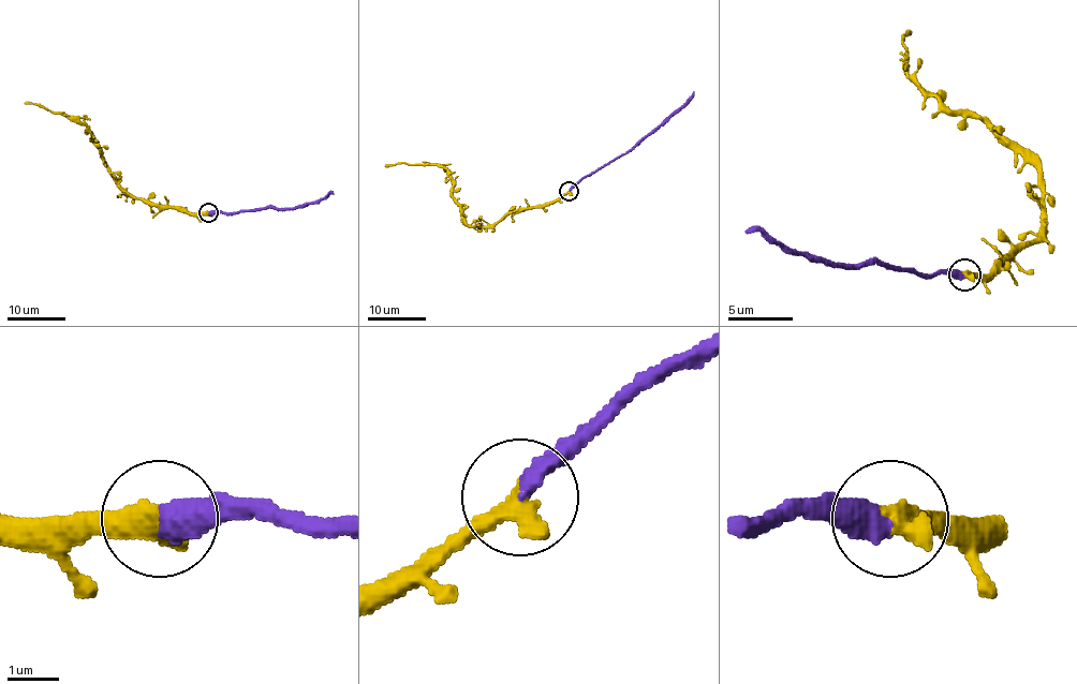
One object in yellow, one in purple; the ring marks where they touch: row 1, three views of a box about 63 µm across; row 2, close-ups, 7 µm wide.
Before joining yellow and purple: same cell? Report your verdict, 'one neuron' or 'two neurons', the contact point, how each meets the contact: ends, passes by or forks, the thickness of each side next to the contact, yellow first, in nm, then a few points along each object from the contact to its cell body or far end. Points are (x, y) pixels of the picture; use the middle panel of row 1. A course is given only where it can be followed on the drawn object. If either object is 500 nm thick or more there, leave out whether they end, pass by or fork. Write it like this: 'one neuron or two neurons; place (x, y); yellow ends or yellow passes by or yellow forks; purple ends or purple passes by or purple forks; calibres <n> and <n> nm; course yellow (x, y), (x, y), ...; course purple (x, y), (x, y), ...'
two neurons; place (569, 191); calibres 600 and 440 nm; course yellow (570, 191), (507, 211), (486, 226), (470, 226), (443, 167), (385, 166); course purple (570, 191), (581, 179), (631, 151), (694, 91)

